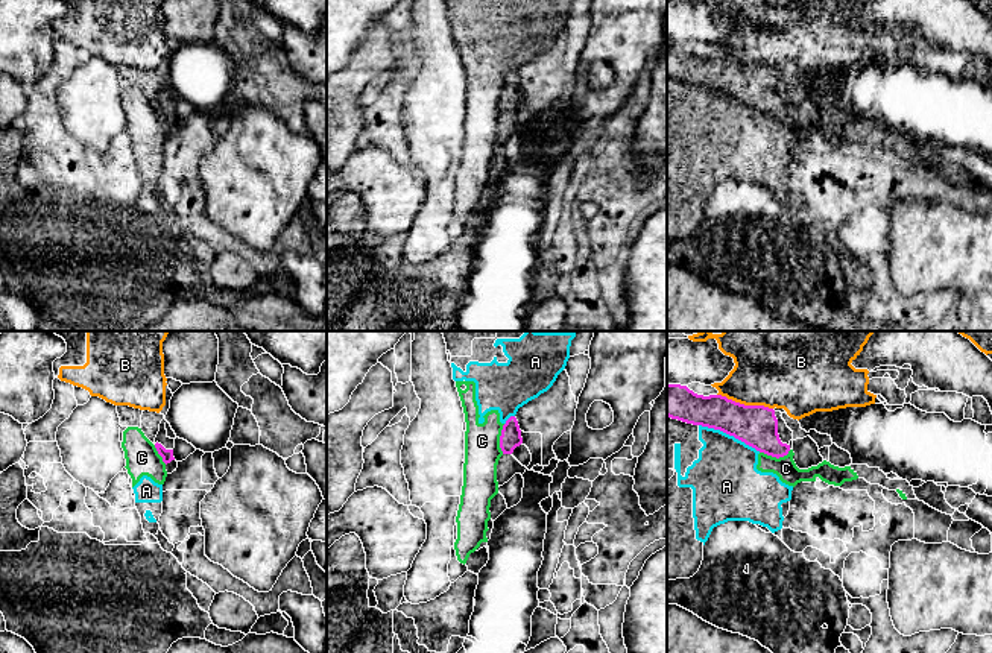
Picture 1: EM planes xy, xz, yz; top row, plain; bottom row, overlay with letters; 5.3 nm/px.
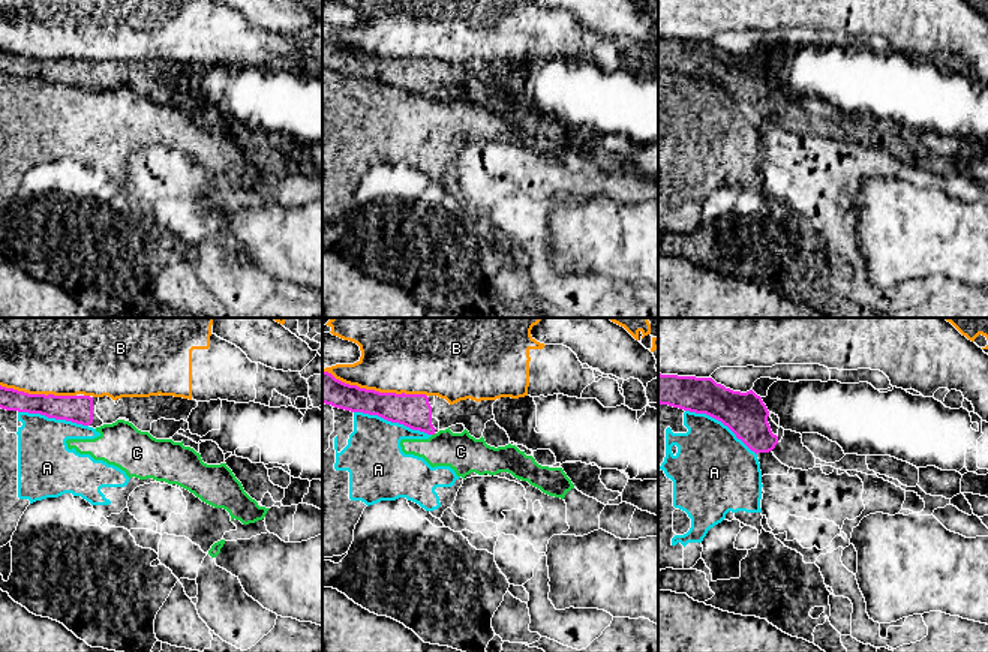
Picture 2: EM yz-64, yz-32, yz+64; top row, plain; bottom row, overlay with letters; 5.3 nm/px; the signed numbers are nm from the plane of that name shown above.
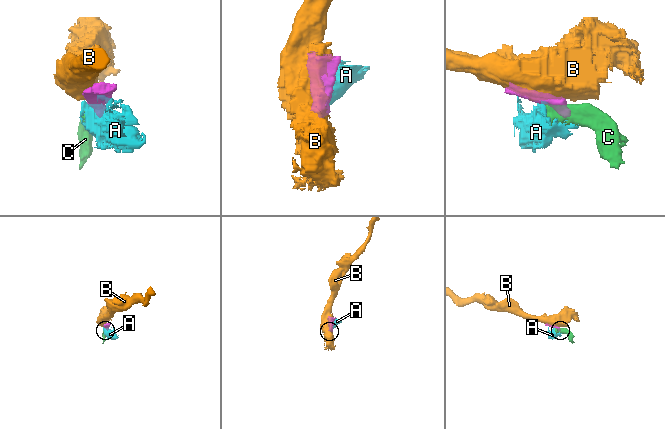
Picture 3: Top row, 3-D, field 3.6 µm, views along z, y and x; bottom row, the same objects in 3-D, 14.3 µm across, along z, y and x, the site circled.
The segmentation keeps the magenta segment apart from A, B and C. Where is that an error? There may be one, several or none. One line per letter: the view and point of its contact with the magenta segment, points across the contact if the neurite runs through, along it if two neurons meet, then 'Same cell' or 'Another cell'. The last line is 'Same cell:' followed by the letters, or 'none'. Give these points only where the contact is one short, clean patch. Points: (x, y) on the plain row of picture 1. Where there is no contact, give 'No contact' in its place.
A: Touches magenta at yz (729, 94). Another cell
B: Touches magenta at yz (743, 64). Another cell
C: Touches magenta at yz (775, 116). Boundary: yz (790, 110), (778, 117), (760, 111). Another cell
Same cell: none

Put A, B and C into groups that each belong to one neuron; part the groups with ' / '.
A C / B

